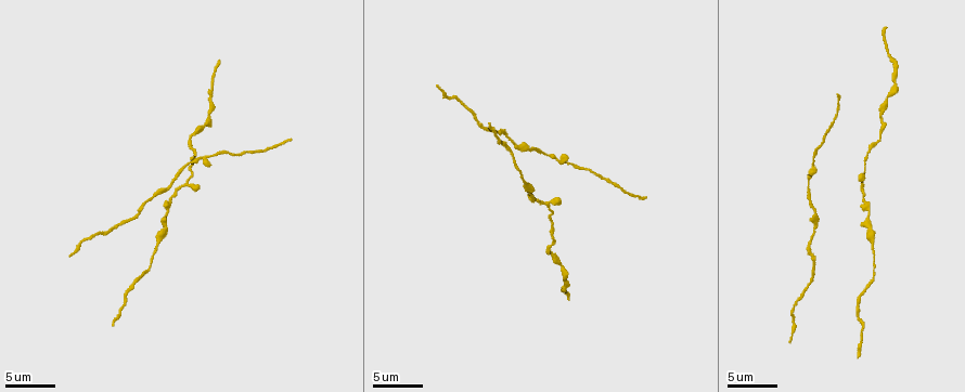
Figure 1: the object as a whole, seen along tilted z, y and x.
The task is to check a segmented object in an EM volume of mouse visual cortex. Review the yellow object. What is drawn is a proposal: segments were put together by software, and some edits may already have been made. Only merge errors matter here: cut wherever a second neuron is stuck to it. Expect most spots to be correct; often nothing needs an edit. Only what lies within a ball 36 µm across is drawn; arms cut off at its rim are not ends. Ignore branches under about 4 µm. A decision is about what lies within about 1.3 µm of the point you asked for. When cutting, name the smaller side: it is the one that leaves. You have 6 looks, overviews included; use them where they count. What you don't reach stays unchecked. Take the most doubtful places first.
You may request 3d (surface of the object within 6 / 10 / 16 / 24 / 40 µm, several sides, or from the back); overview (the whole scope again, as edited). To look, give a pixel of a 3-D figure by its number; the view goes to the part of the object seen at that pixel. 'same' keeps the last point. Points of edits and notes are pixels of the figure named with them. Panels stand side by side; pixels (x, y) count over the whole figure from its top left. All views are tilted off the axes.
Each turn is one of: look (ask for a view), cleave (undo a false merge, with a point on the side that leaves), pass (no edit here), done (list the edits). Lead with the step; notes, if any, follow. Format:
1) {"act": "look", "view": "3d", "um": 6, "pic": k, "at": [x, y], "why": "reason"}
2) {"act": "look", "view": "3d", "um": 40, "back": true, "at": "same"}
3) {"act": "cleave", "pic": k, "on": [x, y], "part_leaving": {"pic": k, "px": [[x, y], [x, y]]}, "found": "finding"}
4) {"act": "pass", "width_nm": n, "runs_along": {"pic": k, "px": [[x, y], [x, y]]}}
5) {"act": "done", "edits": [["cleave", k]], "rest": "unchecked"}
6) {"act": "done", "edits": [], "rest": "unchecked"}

{"act": "look", "view": "3d", "um": 6, "pic": 1, "at": [547, 204]}

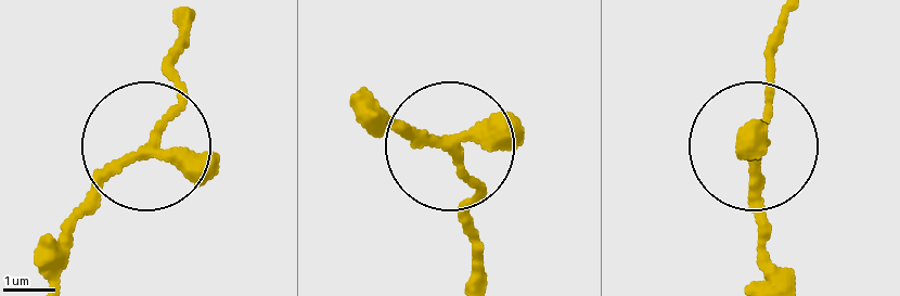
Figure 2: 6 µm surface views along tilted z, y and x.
{"act": "pass", "runs_along": {"pic": 2, "px": [[515, 119], [440, 145], [350, 104]]}, "found": "all the same neuron"}

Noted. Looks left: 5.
{"act": "look", "view": "3d", "um": 6, "pic": 1, "at": [563, 163], "why": "three arms meet"}

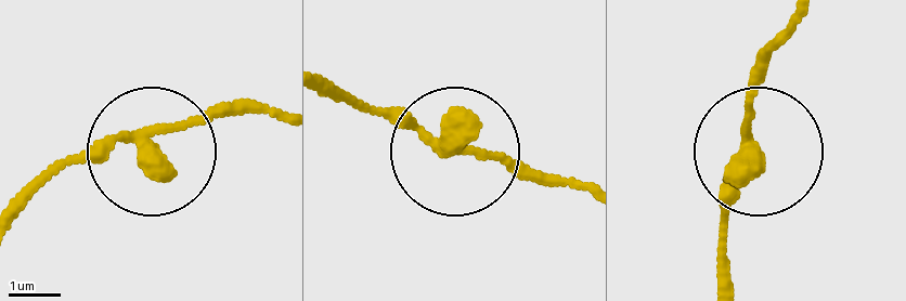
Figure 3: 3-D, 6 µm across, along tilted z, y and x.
{"act": "pass", "width_nm": 270, "found": "continuous, no second neuron"}

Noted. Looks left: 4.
{"act": "look", "view": "3d", "um": 10, "pic": 1, "at": [872, 246], "why": "sudden change in width"}

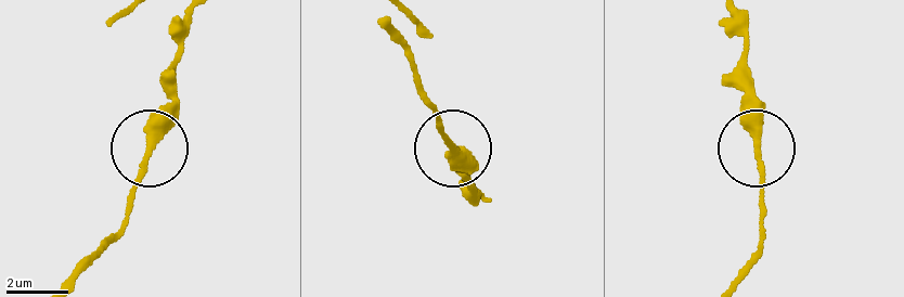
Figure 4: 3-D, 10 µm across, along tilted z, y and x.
{"act": "pass", "width_nm": 260, "runs_along": {"pic": 4, "px": [[188, 18], [173, 51], [173, 112], [152, 144], [125, 234]]}, "found": "all the same neuron"}

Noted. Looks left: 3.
{"act": "done", "edits": [], "rest": "unchecked"}

